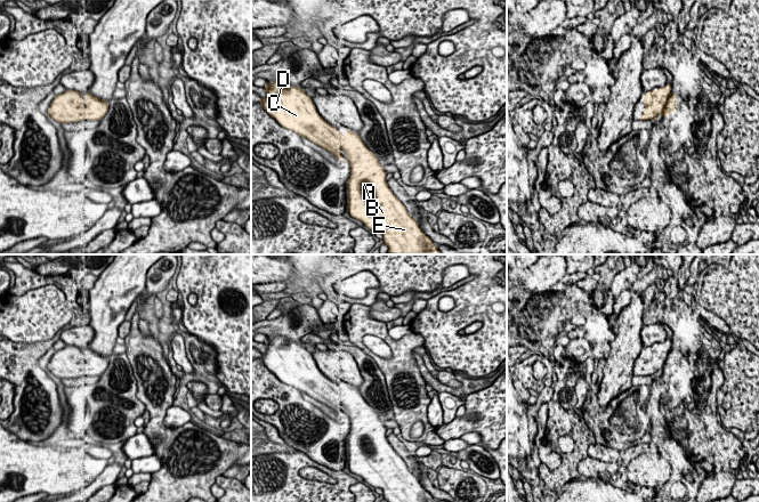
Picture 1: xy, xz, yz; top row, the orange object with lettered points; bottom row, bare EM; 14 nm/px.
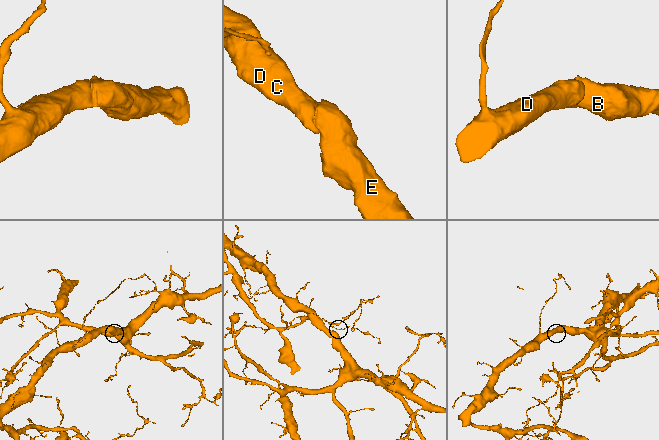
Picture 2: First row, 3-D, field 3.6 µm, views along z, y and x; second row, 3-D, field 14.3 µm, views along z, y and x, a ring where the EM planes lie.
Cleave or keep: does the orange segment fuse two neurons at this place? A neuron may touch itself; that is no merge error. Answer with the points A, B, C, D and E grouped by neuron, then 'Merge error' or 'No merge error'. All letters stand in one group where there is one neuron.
Groups: A B C D E. No merge error

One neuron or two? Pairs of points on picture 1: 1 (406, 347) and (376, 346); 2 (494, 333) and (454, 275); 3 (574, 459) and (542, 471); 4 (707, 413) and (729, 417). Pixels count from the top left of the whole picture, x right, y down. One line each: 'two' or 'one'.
1: two
2: two
3: one
4: two

